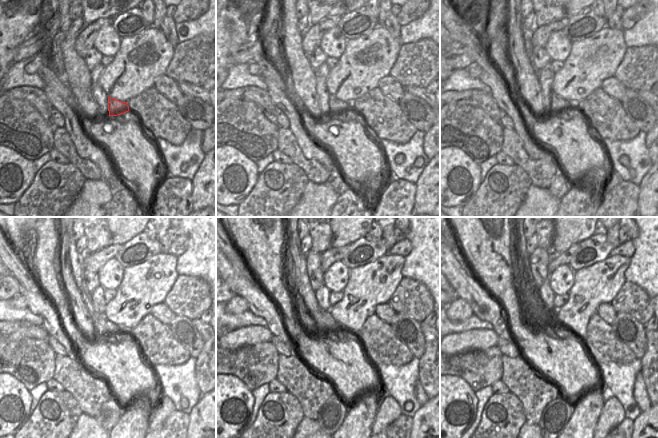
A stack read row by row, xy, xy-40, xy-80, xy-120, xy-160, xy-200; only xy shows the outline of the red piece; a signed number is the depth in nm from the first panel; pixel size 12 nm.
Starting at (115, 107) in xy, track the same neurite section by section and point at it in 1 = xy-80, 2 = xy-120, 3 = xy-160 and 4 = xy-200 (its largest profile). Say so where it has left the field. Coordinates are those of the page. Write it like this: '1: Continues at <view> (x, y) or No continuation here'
1: Continues at xy-80 (558, 104)
2: Continues at xy-120 (105, 327)
3: Continues at xy-160 (327, 325)
4: Continues at xy-200 (548, 321)

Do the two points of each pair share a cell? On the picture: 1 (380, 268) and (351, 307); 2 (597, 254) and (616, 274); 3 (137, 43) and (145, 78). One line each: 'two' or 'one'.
1: one
2: two
3: one

